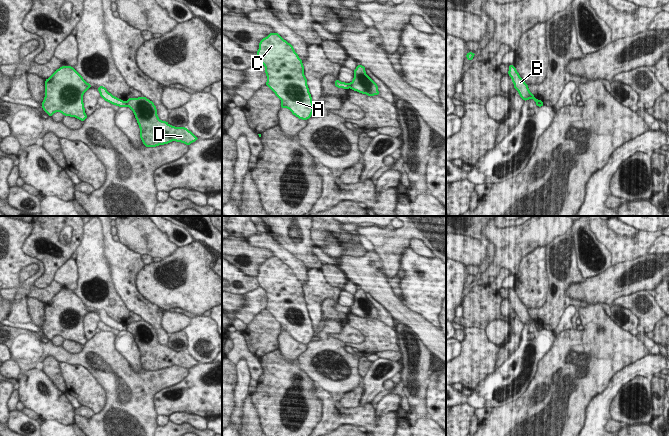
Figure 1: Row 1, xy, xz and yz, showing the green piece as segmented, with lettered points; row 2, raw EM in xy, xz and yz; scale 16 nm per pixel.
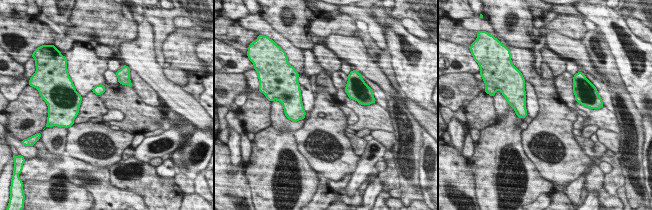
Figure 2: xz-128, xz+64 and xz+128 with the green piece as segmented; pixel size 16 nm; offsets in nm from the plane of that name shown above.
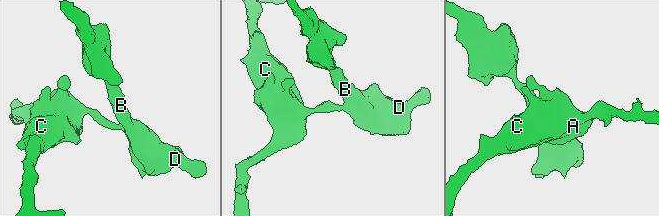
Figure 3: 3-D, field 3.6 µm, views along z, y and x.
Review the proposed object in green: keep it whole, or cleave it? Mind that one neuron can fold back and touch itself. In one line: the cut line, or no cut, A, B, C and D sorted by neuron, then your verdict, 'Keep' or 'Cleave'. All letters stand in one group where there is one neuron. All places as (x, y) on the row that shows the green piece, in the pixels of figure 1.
Split along xz (349, 83), (350, 87). Groups: A C / B D. Cleave

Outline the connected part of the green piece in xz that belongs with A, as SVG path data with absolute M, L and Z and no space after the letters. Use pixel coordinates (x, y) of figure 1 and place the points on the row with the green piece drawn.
M273 32L259 42L256 54L265 66L265 85L281 99L281 108L288 108L299 119L308 120L314 112L312 97L302 60L293 46Z

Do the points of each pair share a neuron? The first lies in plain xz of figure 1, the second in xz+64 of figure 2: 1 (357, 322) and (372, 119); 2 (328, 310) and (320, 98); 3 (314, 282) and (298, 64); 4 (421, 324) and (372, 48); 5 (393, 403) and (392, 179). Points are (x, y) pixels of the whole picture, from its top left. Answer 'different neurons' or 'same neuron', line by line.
1: same neuron
2: different neurons
3: different neurons
4: different neurons
5: different neurons

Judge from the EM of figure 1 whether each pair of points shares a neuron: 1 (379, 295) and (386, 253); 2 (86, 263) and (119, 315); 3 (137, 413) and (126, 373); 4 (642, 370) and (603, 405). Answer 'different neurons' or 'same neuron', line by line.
1: different neurons
2: same neuron
3: same neuron
4: same neuron

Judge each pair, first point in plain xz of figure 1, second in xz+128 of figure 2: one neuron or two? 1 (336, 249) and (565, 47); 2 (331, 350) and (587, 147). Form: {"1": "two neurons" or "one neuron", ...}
{"1": "two neurons", "2": "two neurons"}

